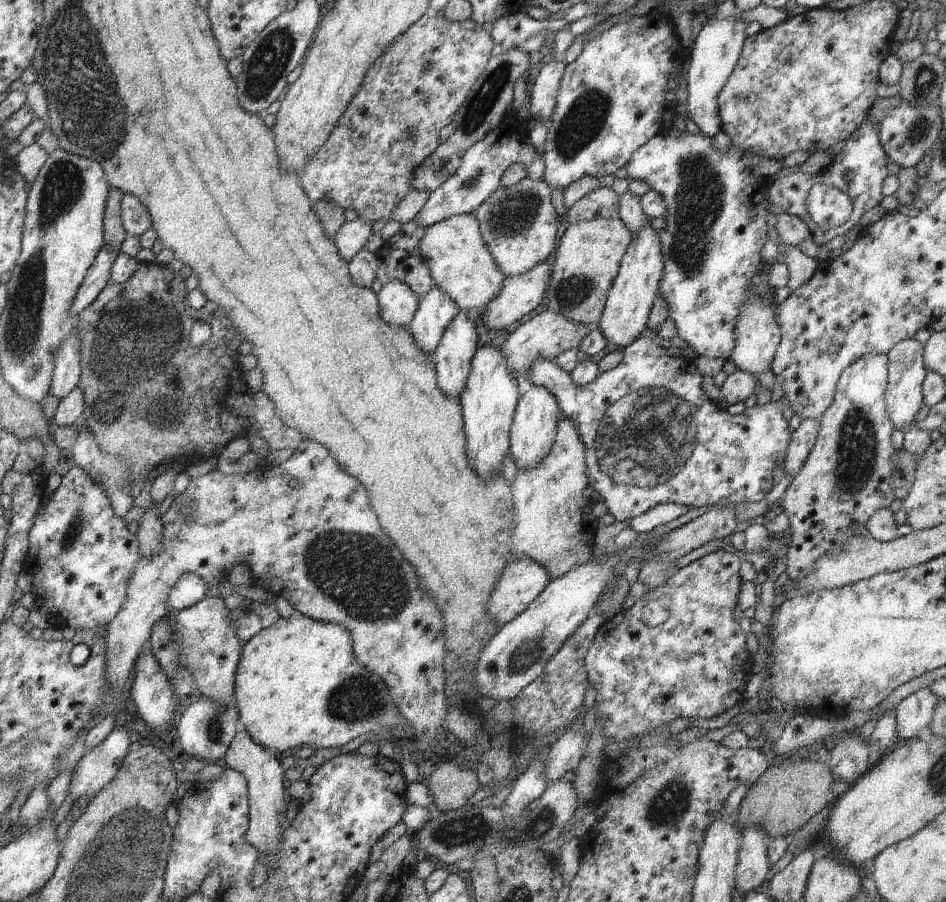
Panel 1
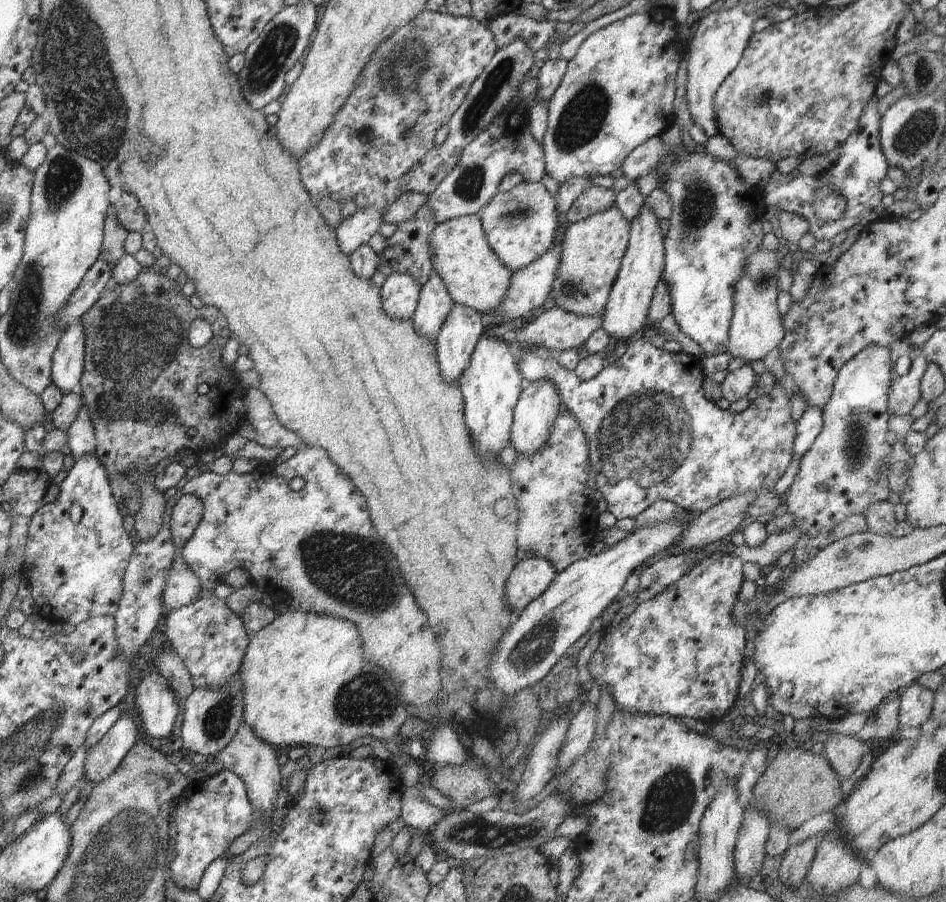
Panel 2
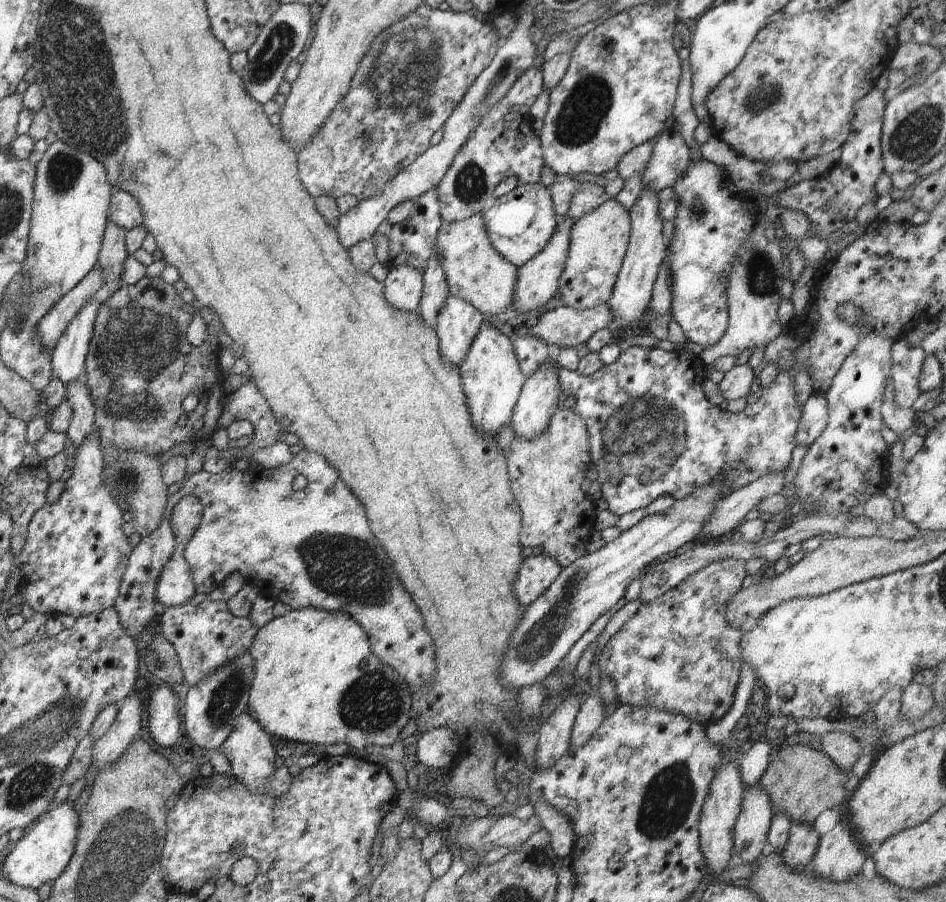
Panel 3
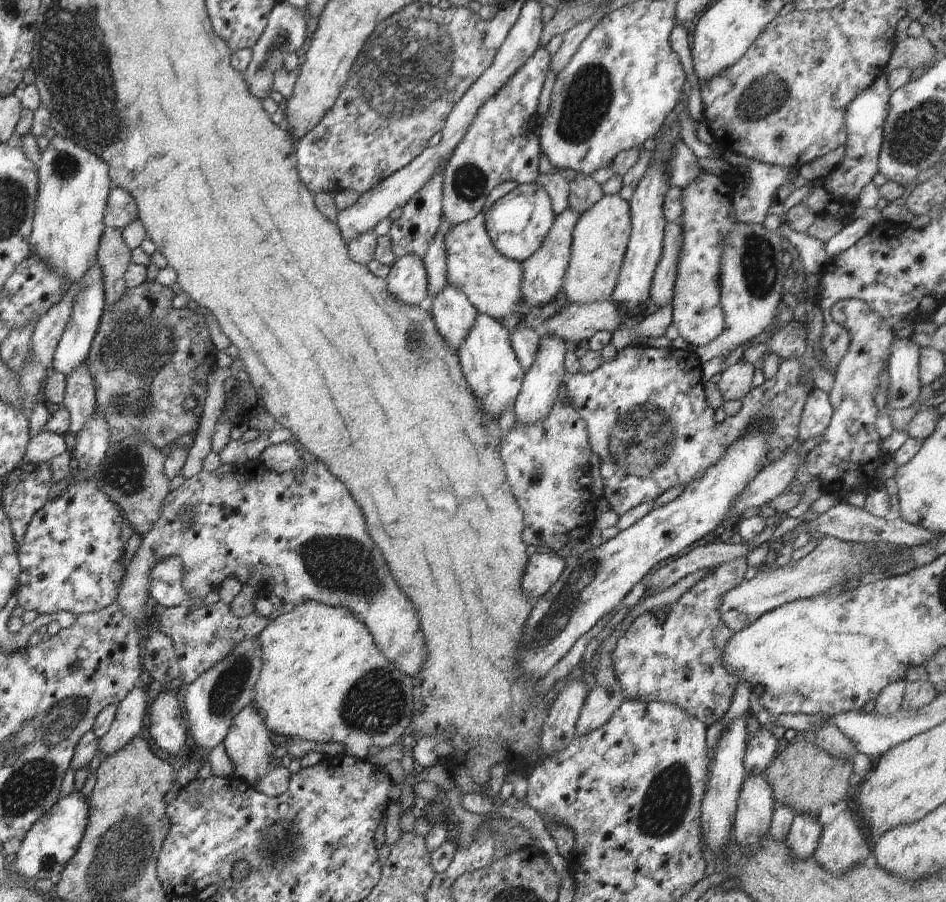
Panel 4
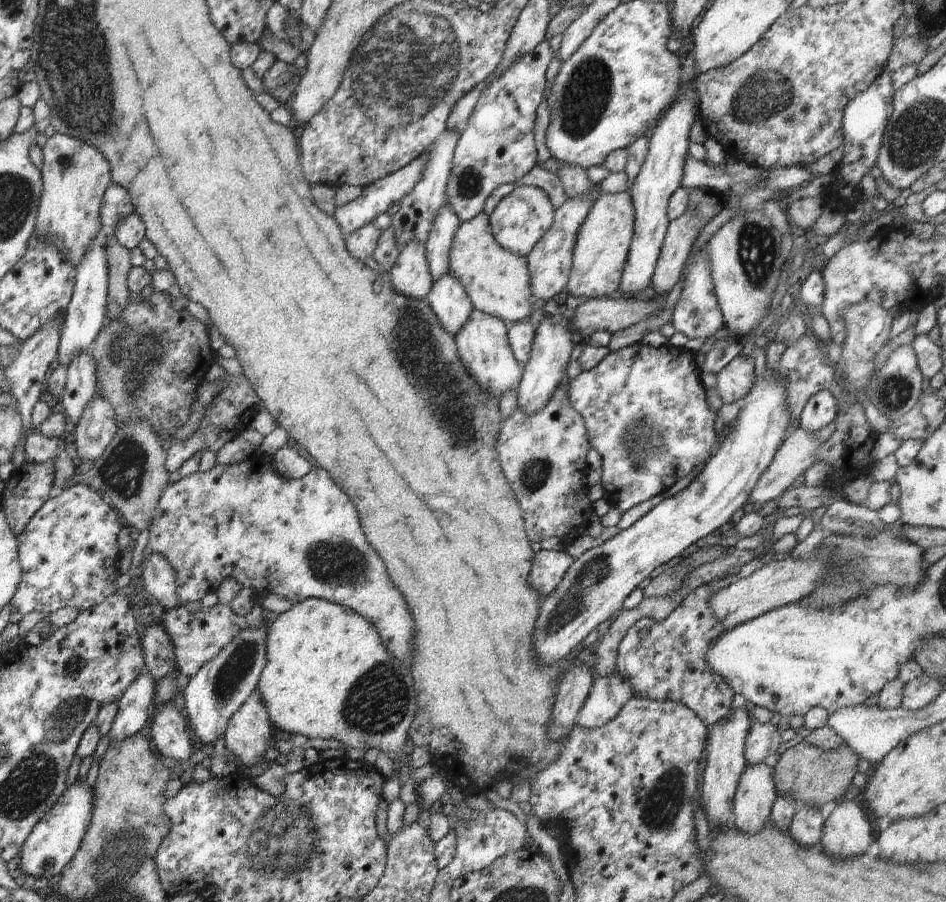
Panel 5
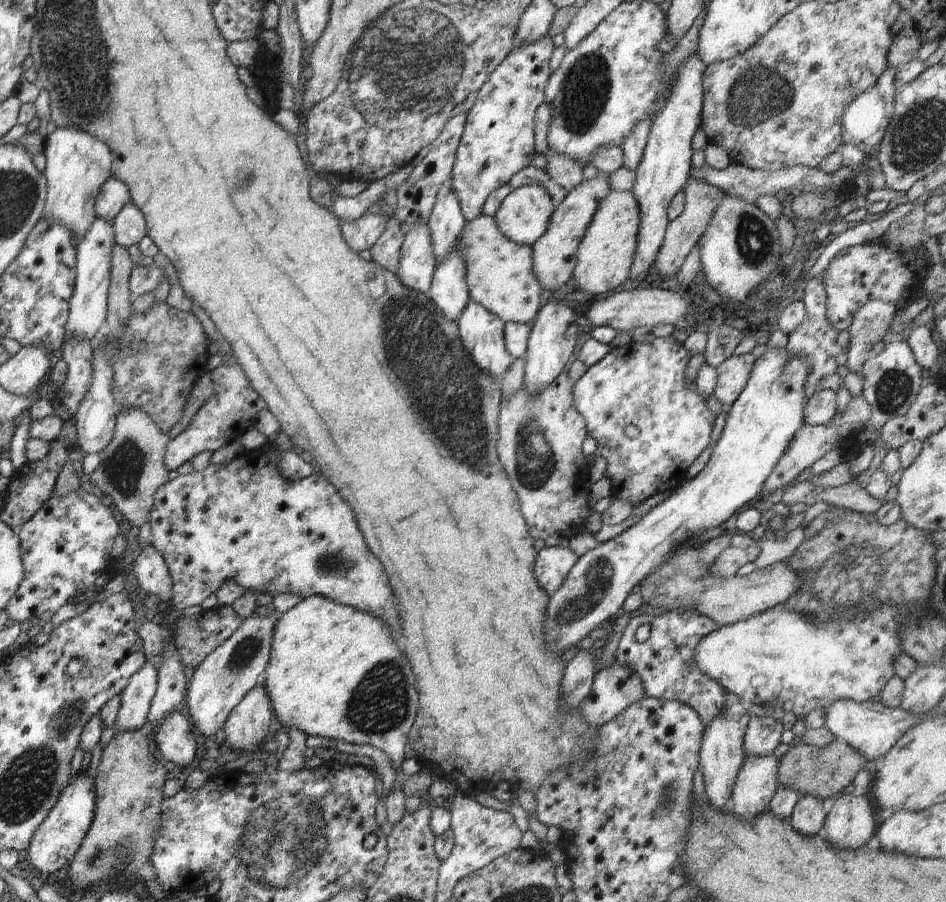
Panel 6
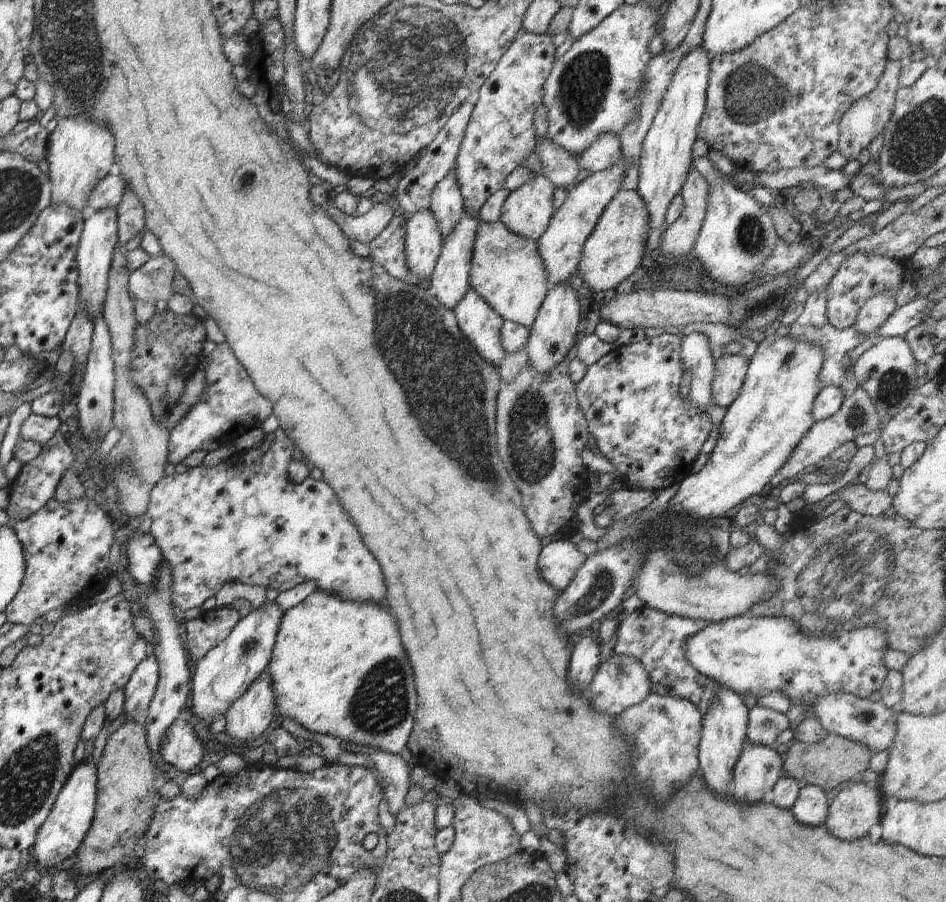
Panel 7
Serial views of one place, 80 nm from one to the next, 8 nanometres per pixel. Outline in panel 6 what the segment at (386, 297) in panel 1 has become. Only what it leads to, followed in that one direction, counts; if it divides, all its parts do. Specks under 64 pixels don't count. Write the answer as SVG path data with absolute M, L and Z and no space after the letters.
M426 225L412 227L401 246L397 279L410 290L427 294L437 264L433 253L431 232Z

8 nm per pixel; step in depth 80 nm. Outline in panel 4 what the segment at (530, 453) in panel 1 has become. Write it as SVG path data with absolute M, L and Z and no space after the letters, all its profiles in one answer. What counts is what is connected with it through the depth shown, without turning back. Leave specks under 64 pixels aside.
M552 335L541 337L536 360L530 370L525 372L520 394L518 394L514 403L515 420L521 425L528 426L541 423L551 411L553 404L559 400L564 391L563 376L567 373L564 366L565 354L570 348L569 344L558 337Z

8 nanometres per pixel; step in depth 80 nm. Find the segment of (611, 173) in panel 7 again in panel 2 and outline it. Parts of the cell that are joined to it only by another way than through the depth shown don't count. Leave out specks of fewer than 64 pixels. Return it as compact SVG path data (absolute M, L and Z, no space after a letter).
M562 242L550 246L538 260L512 274L506 296L497 309L502 320L522 318L527 312L540 308L546 302L548 296L551 296L560 258Z

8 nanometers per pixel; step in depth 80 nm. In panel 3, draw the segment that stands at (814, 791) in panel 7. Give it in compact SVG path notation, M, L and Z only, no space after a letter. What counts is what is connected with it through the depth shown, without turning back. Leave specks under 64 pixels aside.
M793 823L789 839L782 851L784 862L792 870L802 870L800 866L811 866L819 846L820 836L813 825Z

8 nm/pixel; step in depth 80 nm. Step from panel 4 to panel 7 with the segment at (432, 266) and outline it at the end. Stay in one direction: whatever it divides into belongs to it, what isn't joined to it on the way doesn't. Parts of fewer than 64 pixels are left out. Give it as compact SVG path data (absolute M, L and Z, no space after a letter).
M455 168L442 179L431 194L429 210L436 219L441 237L445 239L460 222L464 201L455 177Z

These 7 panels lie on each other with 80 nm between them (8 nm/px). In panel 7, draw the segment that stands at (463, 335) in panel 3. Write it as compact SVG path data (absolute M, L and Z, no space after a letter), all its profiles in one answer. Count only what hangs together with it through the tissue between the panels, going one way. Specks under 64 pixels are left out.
M463 211L460 222L444 239L440 256L429 282L429 292L447 309L454 310L456 305L466 296L466 293L471 288L469 280L471 275L472 247L478 225L478 219L475 219L471 213Z

